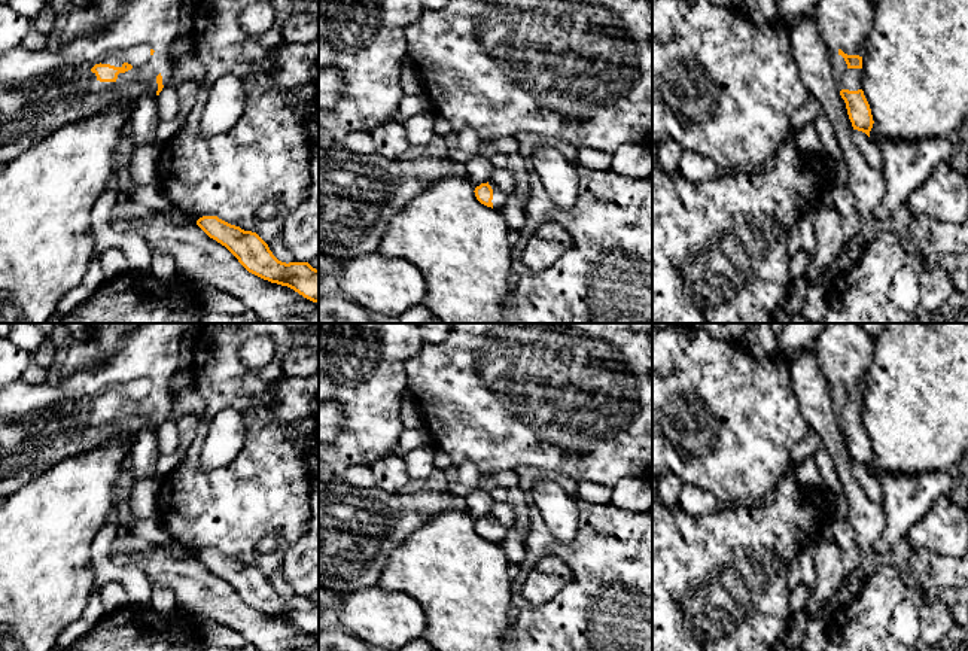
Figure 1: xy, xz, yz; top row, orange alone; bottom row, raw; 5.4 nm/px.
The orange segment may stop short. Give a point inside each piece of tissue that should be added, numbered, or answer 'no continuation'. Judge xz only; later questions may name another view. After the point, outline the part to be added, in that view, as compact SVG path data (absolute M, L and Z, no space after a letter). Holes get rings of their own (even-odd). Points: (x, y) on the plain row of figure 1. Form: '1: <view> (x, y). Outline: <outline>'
1: xz (499, 531). Outline: M491 514L488 515L488 518L493 523L493 533L491 533L493 542L502 544L502 541L506 536L506 527L500 521L497 521Z

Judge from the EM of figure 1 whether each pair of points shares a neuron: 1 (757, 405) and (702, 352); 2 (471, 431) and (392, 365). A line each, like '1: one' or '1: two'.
1: one
2: two

